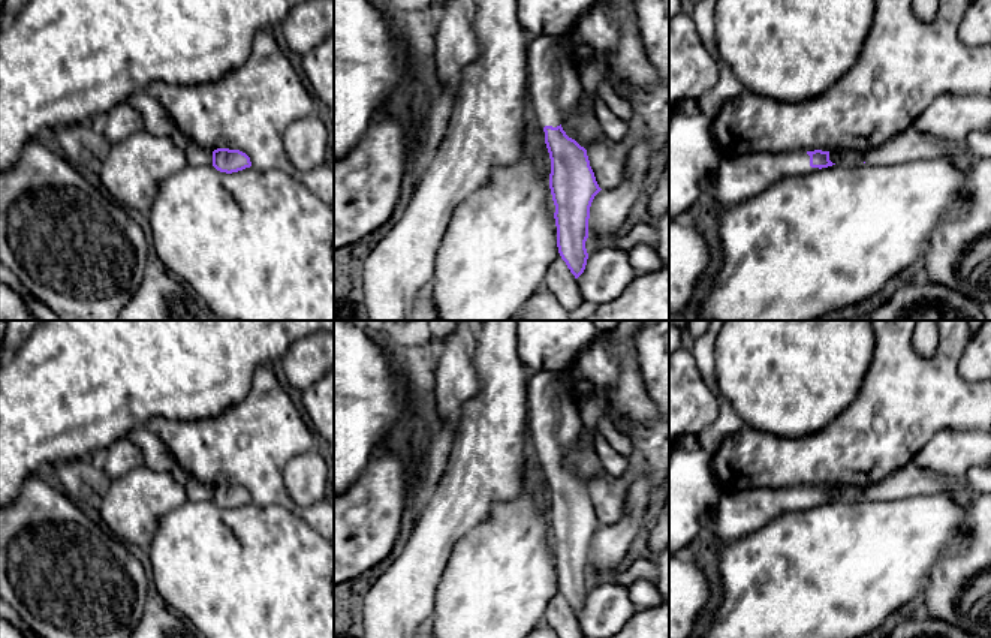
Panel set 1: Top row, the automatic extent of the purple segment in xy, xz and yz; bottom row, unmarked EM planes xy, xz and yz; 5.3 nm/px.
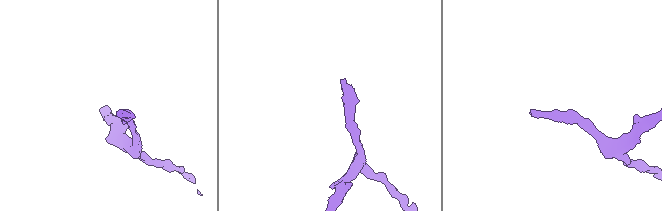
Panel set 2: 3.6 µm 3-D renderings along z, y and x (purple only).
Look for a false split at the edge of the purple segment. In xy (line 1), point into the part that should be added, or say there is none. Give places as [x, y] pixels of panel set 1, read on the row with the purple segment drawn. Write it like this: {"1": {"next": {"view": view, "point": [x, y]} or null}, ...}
{"1": {"next": null}}

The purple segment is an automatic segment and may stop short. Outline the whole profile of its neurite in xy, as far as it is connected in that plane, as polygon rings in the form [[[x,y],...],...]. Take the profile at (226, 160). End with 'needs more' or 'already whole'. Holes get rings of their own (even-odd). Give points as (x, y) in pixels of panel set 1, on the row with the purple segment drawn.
[[[217,148],[213,151],[213,166],[220,172],[232,174],[250,168],[251,162],[240,150]]]; already whole

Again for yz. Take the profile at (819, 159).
[[[829,151],[750,153],[723,157],[719,175],[704,199],[710,207],[734,207],[787,177],[807,174],[813,168],[832,166]]]; needs more

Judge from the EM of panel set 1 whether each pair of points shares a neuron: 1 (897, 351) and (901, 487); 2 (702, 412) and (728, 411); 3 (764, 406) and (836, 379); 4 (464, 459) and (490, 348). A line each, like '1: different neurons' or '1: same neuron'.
1: different neurons
2: different neurons
3: same neuron
4: same neuron

